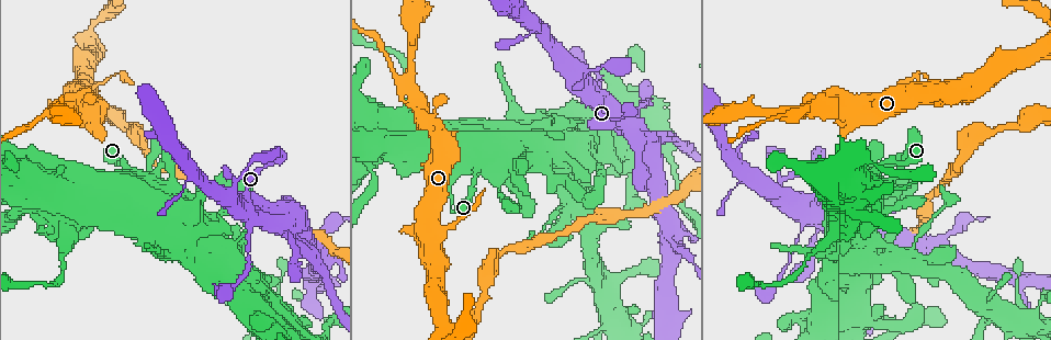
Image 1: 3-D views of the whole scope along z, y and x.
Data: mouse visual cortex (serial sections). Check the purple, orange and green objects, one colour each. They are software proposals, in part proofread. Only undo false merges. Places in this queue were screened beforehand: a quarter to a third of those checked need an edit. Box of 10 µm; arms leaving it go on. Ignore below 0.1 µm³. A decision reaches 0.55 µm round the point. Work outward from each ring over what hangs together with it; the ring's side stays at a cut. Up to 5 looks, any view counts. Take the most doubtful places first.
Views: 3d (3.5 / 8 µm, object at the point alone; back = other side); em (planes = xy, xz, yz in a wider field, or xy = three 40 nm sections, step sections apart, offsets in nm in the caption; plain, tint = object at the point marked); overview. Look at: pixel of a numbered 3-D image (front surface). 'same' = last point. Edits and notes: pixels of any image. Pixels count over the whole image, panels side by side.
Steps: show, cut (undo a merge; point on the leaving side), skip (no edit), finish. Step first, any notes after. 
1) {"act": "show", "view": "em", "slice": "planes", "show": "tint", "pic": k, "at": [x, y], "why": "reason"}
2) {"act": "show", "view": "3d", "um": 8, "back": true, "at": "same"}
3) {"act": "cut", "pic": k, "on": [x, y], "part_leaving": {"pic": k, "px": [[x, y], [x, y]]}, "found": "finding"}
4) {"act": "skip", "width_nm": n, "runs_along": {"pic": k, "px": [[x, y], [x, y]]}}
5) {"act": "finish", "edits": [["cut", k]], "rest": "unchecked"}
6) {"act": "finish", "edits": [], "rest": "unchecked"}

{"act": "show", "view": "3d", "um": 8, "pic": 1, "at": [864, 254], "why": "sharp bend"}

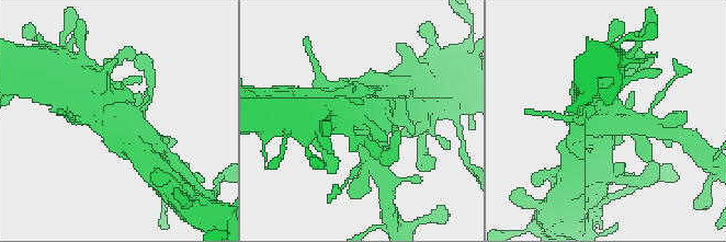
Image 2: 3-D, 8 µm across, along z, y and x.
{"act": "show", "view": "3d", "um": 3.5, "at": "same", "why": "zoom in"}

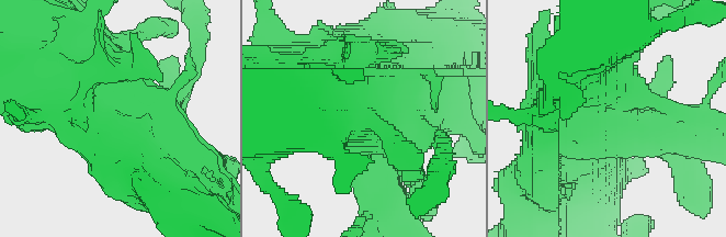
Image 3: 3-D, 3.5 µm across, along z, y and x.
{"act": "skip", "runs_along": {"pic": 3, "px": [[61, 42], [72, 48], [173, 146]]}, "found": "one cell here"}

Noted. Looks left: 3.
{"act": "show", "view": "3d", "um": 8, "pic": 1, "at": [614, 303]}

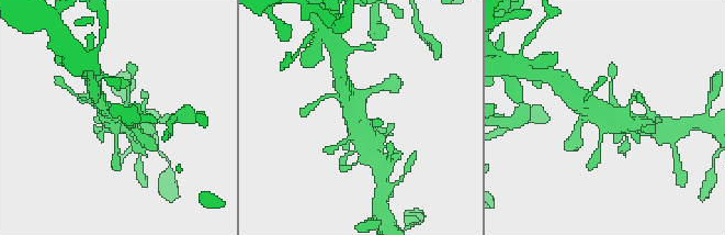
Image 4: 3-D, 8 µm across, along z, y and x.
{"act": "show", "view": "em", "slice": "planes", "show": "tint", "at": "same", "why": "shape alone is not enough"}

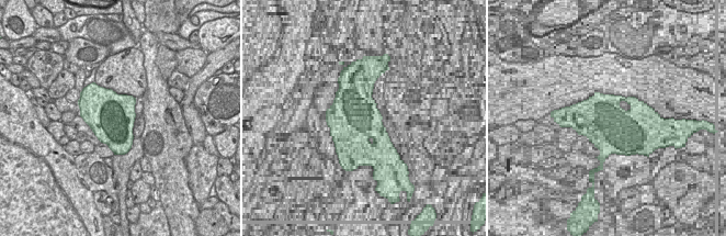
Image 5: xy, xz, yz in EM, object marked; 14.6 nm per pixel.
{"act": "skip", "runs_along": {"pic": 4, "px": [[344, 94], [351, 109], [373, 121]]}, "found": "all the same cell"}

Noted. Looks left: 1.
{"act": "finish", "edits": [], "rest": "unchecked"}

